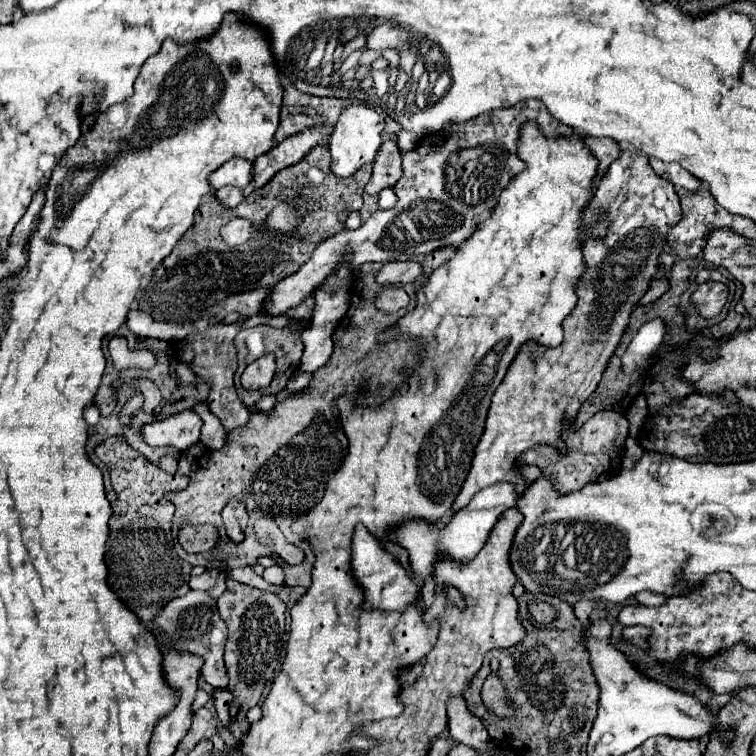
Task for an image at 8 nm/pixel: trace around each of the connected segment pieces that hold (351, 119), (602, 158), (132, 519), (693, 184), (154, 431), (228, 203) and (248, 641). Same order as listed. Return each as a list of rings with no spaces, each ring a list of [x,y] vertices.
[[[350,105],[340,113],[338,123],[334,125],[334,131],[330,135],[330,153],[332,153],[332,173],[336,177],[348,177],[354,171],[358,171],[364,163],[370,163],[376,157],[376,151],[382,143],[380,133],[384,129],[384,119],[372,109],[364,105]]]
[[[586,137],[586,145],[592,149],[594,157],[600,161],[598,175],[604,175],[604,171],[608,169],[608,163],[612,163],[612,159],[616,159],[616,155],[620,155],[620,149],[618,149],[614,139],[592,139],[592,137]]]
[[[124,437],[106,439],[94,449],[94,455],[110,471],[112,487],[118,495],[112,503],[112,517],[108,523],[108,585],[142,623],[148,623],[166,603],[190,591],[190,563],[174,553],[174,539],[170,533],[174,507],[164,497],[170,489],[184,489],[188,477],[170,475],[160,467],[150,465],[150,461],[132,449]]]
[[[668,165],[668,167],[664,167],[662,169],[664,173],[662,173],[662,177],[664,179],[668,179],[668,181],[672,181],[676,187],[684,187],[684,189],[688,189],[688,191],[696,191],[698,187],[700,187],[700,179],[698,177],[694,177],[692,173],[688,173],[684,167],[680,167],[680,165]]]
[[[186,409],[162,421],[154,421],[152,425],[144,425],[142,435],[144,441],[152,447],[172,445],[178,451],[184,451],[190,445],[198,443],[200,429],[202,429],[202,419],[198,417],[198,413],[194,409]]]
[[[222,187],[220,191],[216,191],[216,199],[224,209],[234,209],[244,199],[244,195],[242,191],[236,191],[236,187]]]
[[[226,579],[226,591],[218,599],[218,613],[228,625],[228,639],[226,639],[226,651],[224,661],[230,677],[228,689],[232,691],[234,699],[230,703],[230,733],[236,741],[240,741],[248,729],[250,723],[244,719],[246,711],[254,705],[258,705],[260,695],[266,687],[268,675],[274,677],[274,671],[280,663],[280,651],[282,651],[282,637],[284,637],[284,613],[286,605],[284,601],[274,593],[264,593],[256,587],[240,585],[234,579]]]

